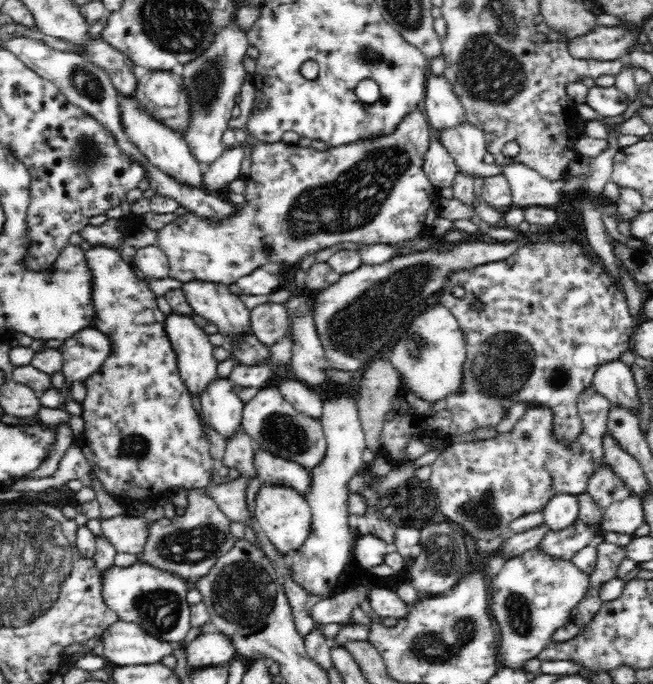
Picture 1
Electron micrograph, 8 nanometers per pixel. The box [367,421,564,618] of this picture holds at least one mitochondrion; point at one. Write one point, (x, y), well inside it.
(483, 512)

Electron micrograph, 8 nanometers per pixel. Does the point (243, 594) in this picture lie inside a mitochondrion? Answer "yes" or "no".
yes

